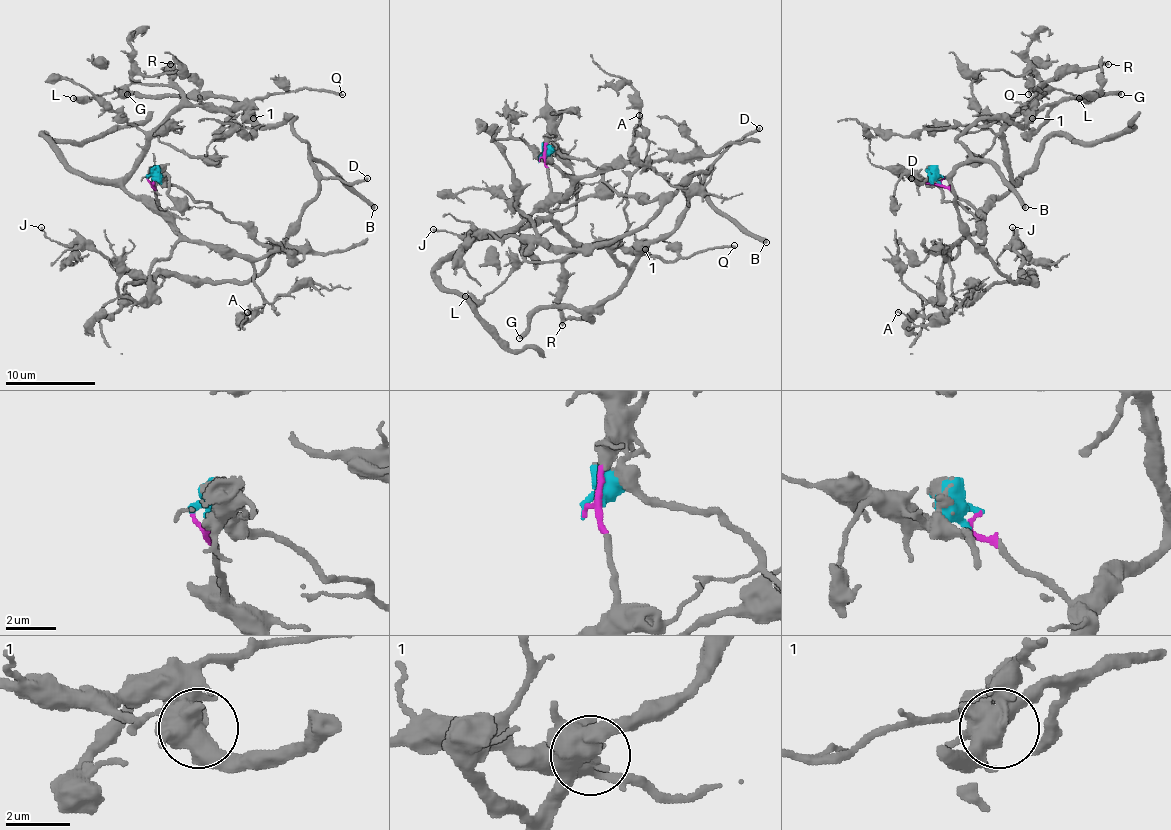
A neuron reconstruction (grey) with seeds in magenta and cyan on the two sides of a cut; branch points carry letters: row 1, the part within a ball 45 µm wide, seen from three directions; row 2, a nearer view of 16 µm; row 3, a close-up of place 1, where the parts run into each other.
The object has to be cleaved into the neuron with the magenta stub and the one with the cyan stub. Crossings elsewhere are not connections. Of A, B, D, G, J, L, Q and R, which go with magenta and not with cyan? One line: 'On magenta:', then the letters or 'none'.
On magenta: A, L, Q, R

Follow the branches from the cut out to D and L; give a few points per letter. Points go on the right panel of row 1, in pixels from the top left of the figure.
D: (942, 178), (933, 183), (942, 199), (978, 221), (978, 246), (945, 178), (911, 178)
L: (942, 178), (942, 185), (976, 208), (987, 208), (1012, 185), (1003, 127), (1044, 84), (1082, 100), (1080, 97)

